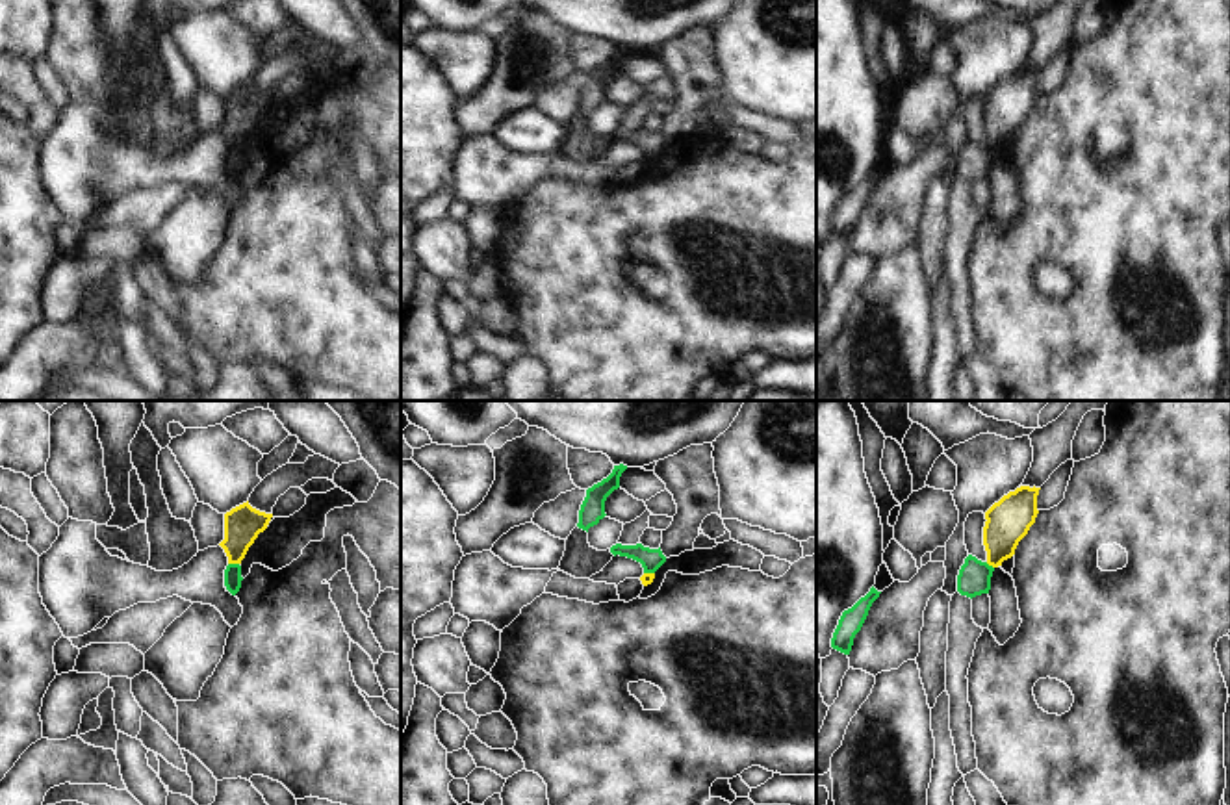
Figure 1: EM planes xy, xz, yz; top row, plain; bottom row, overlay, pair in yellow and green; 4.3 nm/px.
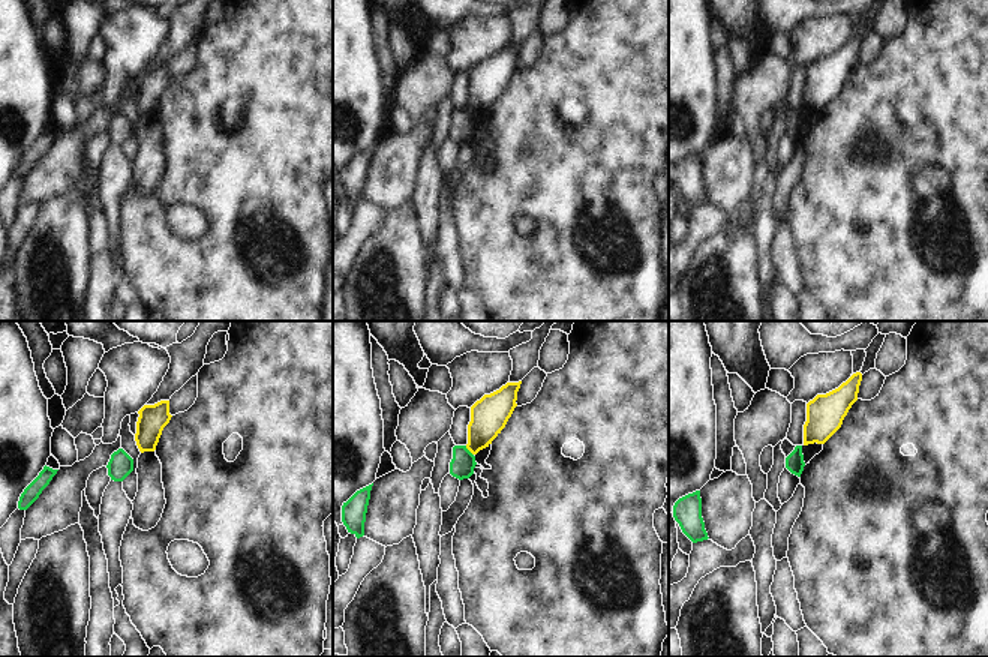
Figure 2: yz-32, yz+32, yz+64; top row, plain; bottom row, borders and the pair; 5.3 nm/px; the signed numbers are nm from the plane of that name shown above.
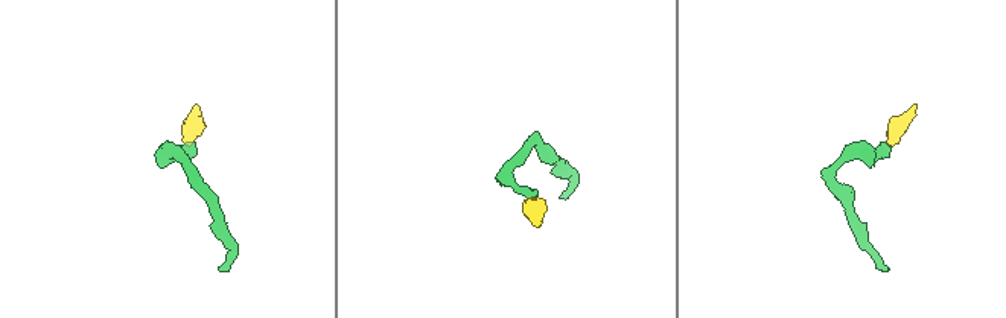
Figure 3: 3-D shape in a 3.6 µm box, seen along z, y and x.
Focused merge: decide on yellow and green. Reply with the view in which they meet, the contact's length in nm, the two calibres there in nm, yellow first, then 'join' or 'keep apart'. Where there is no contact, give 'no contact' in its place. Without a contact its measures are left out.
xy | 50 nm | 160/80 nm | keep apart

